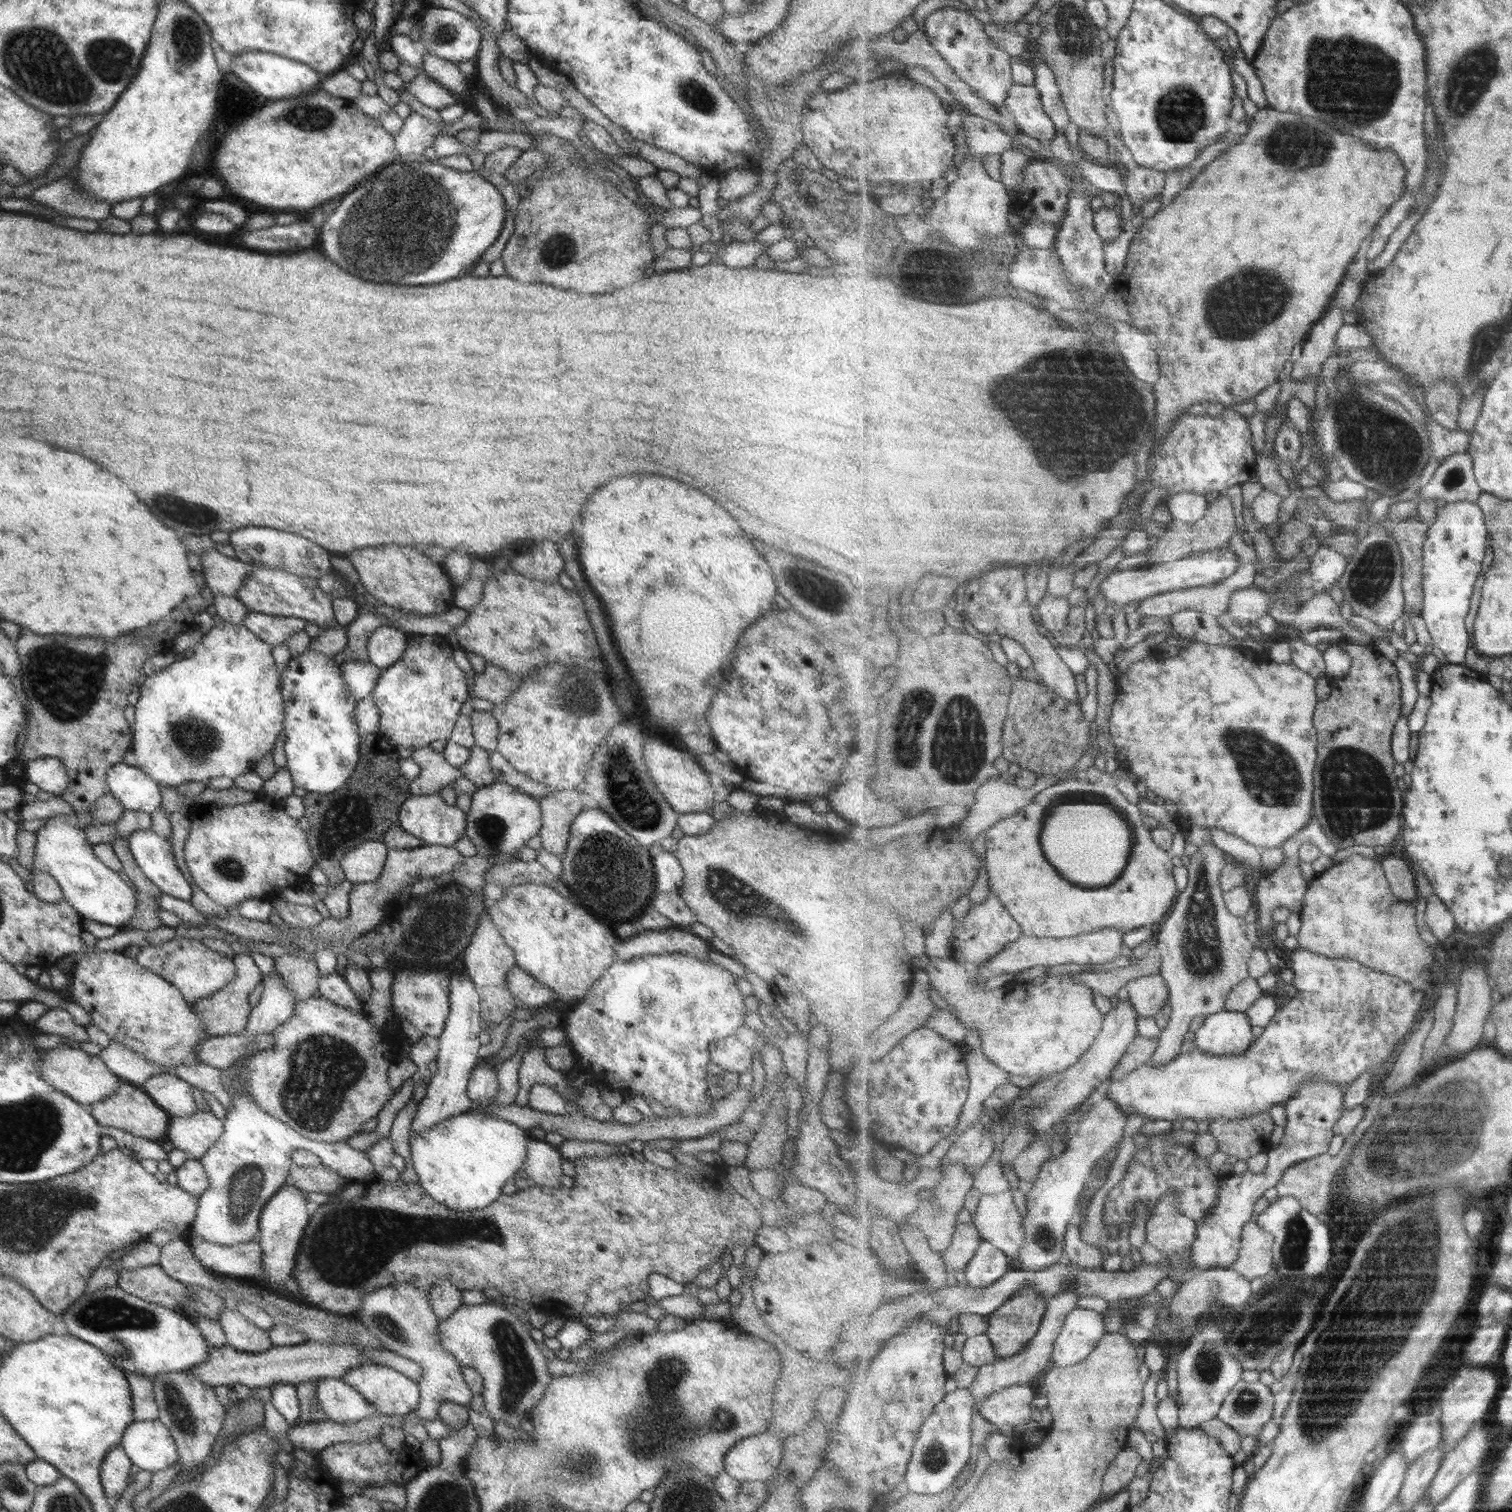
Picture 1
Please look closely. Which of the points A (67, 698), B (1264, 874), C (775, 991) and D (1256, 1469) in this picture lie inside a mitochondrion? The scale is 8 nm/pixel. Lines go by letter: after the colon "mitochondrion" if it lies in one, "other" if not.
A: mitochondrion
B: other
C: other
D: other

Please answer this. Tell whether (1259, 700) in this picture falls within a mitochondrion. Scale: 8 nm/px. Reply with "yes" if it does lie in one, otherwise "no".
no

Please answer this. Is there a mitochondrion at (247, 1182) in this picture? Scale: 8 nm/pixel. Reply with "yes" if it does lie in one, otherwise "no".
yes

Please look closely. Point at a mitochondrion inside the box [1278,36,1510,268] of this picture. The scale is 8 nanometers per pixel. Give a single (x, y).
(1466, 86)

